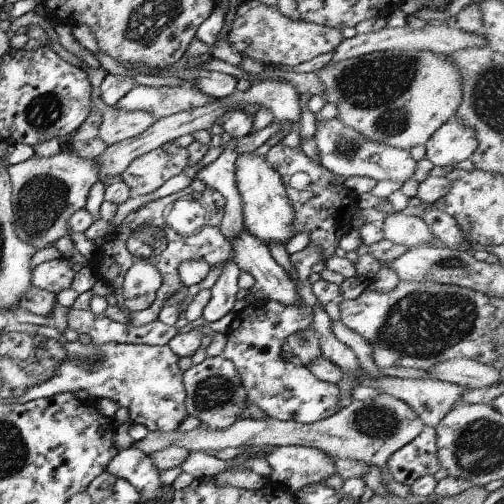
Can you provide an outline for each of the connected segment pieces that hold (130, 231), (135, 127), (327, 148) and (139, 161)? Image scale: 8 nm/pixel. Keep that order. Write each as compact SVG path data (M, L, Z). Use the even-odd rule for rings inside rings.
M206 187L202 192L195 192L193 196L207 196L207 206L203 202L195 202L185 190L181 194L172 193L161 198L151 200L128 214L120 221L120 224L111 234L103 236L100 247L96 247L94 257L90 262L93 274L97 280L109 283L112 286L118 304L121 304L122 276L135 260L145 260L152 264L159 272L162 281L156 292L156 299L142 311L126 311L130 318L130 324L136 327L150 323L157 319L157 314L163 304L175 291L183 285L178 275L178 266L183 261L204 260L209 266L217 266L220 262L227 261L232 256L232 246L230 242L220 233L220 220L224 206L224 198L220 192ZM175 202L185 208L187 202L191 204L187 210L193 206L201 208L203 212L203 226L197 226L195 232L177 232L177 224L173 220L173 210Z
M115 105L100 110L102 121L98 129L98 138L106 146L141 134L156 120L154 114L145 111L128 111Z
M337 116L317 123L313 138L319 156L317 162L336 176L368 176L376 181L390 180L403 183L413 174L416 165L408 150L366 139L350 126L345 126Z
M172 141L133 159L120 174L133 196L149 194L187 166L187 151Z

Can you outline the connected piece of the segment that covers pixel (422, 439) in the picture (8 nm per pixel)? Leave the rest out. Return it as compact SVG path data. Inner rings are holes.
M424 426L411 442L389 455L385 468L395 482L409 486L423 475L432 475L440 468L436 455L435 431Z

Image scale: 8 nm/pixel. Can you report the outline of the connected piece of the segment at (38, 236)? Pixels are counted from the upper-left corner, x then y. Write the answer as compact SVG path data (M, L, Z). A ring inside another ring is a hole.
M60 151L49 158L33 156L9 166L6 172L11 184L10 204L15 234L35 252L52 246L55 240L71 233L66 218L85 207L88 192L98 181L94 159Z

